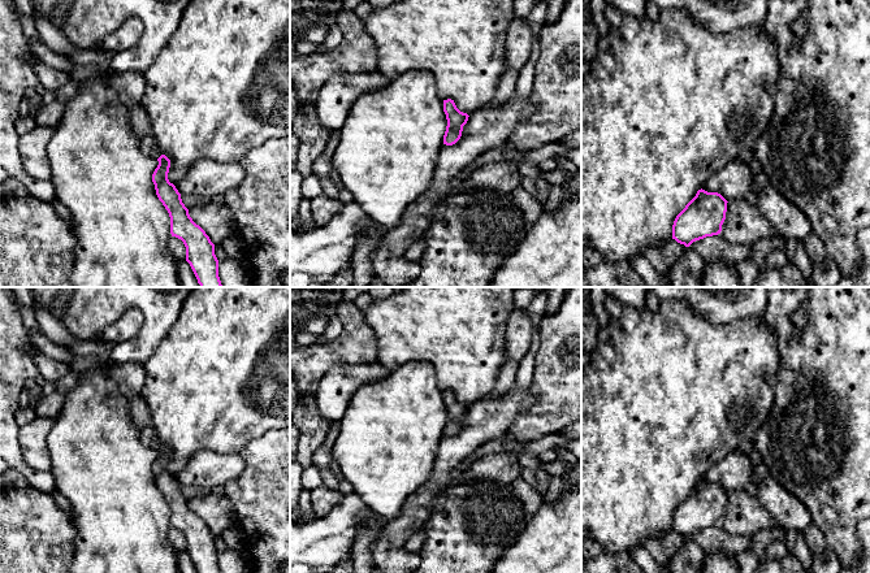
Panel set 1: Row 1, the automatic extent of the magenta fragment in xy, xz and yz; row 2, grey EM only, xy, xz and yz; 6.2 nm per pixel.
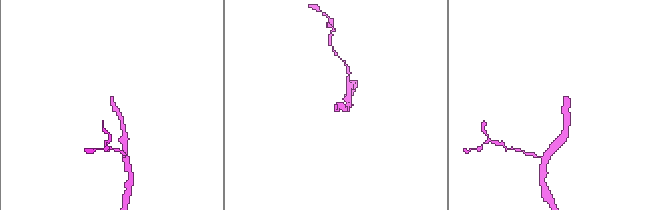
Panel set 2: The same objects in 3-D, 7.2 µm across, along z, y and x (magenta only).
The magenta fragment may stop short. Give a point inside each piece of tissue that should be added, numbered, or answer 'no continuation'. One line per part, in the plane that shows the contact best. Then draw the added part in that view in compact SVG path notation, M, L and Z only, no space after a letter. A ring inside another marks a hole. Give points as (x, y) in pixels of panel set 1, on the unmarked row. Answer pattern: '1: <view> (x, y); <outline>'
1: xy (129, 377); M114 363L105 368L105 372L114 381L120 394L126 398L133 422L139 430L142 443L153 450L159 450L163 444L152 426L148 408L142 396L146 381L143 364Z

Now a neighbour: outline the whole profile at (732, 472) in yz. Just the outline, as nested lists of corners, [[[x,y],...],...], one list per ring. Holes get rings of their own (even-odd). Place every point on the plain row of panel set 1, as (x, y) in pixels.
[[[736,450],[713,463],[702,476],[707,483],[718,483],[727,492],[744,490],[750,482],[752,463],[746,453]]]

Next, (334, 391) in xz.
[[[380,363],[336,366],[325,374],[317,386],[313,398],[316,408],[329,422],[339,421],[359,388],[380,382],[390,373]]]

